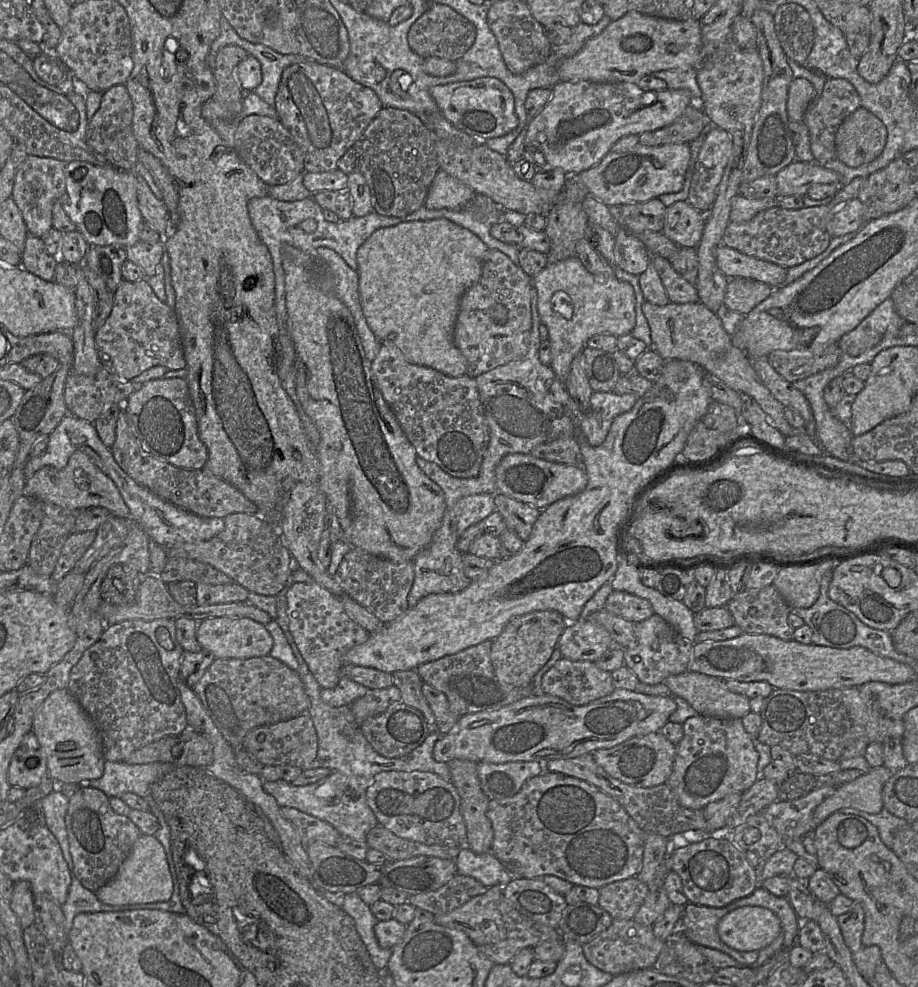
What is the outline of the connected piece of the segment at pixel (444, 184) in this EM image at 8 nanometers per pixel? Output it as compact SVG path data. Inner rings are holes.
M439 169L424 206L429 209L457 209L467 205L475 194L472 188Z

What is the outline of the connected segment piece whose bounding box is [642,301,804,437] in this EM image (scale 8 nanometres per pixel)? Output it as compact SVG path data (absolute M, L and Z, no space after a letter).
M645 301L642 311L650 328L652 348L664 360L691 361L737 392L749 395L770 417L770 423L784 436L804 432L804 429L795 429L787 422L785 406L775 399L769 389L760 381L751 359L733 345L731 336L723 328L721 320L703 303L700 301L686 304L669 302L665 306L658 306Z

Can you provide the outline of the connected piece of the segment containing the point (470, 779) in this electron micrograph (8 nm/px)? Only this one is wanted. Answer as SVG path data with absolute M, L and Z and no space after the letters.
M454 759L447 763L451 782L461 800L461 812L467 830L467 846L474 853L491 851L494 832L487 816L490 799L483 792L477 773L477 762Z

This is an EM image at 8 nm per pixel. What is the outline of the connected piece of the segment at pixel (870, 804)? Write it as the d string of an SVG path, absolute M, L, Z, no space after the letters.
M882 765L838 786L835 793L814 810L813 830L843 808L855 808L870 814L881 812L884 807L883 787L892 775L893 772Z

